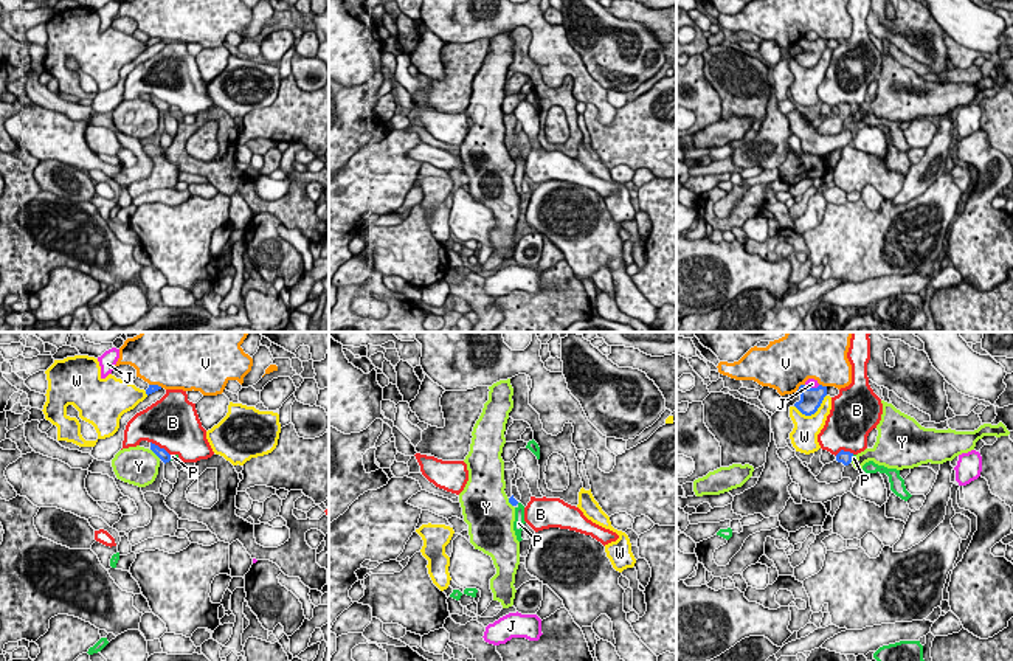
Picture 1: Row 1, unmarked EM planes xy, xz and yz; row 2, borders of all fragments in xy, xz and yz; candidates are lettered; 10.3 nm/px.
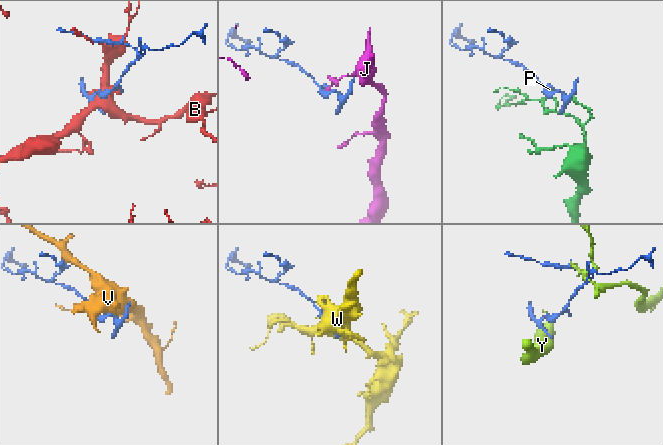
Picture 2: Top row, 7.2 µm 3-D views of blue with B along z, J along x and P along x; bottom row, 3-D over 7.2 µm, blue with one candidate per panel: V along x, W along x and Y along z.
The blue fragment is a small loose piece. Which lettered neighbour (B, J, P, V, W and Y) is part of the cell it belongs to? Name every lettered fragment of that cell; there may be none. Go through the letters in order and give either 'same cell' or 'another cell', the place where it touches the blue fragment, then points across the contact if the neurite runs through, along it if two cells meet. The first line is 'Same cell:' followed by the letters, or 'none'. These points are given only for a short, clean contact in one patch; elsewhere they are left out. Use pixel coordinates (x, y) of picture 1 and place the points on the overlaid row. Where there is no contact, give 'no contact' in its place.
Same cell: none
B: another cell; contact xy (159, 447)
J: another cell; contact yz (813, 388); border yz (805, 384), (809, 387), (819, 385)
P: another cell; contact xy (169, 458)
V: another cell; contact yz (799, 387)
W: another cell; contact yz (813, 413)
Y: another cell; contact xy (155, 453)

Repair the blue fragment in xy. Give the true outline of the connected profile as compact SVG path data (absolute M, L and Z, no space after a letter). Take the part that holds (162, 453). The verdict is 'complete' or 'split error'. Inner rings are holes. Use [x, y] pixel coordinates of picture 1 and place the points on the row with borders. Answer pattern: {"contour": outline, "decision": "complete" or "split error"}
{"contour": "M152 442L150 450L164 462L164 479L169 481L171 484L175 484L178 478L178 470L171 461L171 455L164 448L160 448Z", "decision": "split error"}

